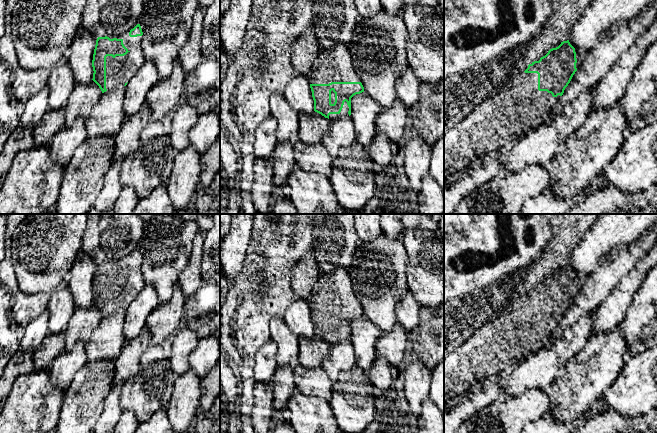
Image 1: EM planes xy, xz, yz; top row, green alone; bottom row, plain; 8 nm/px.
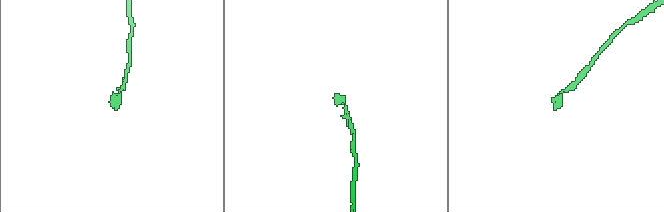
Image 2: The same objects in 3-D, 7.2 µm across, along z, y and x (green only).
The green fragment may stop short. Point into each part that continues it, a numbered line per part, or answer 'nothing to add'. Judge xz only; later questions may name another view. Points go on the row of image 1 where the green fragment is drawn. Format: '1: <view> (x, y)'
1: xz (334, 64)
2: xz (345, 109)

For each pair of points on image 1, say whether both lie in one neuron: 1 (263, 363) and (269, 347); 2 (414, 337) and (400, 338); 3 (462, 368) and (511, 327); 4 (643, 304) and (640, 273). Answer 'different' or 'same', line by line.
1: same
2: different
3: same
4: different

